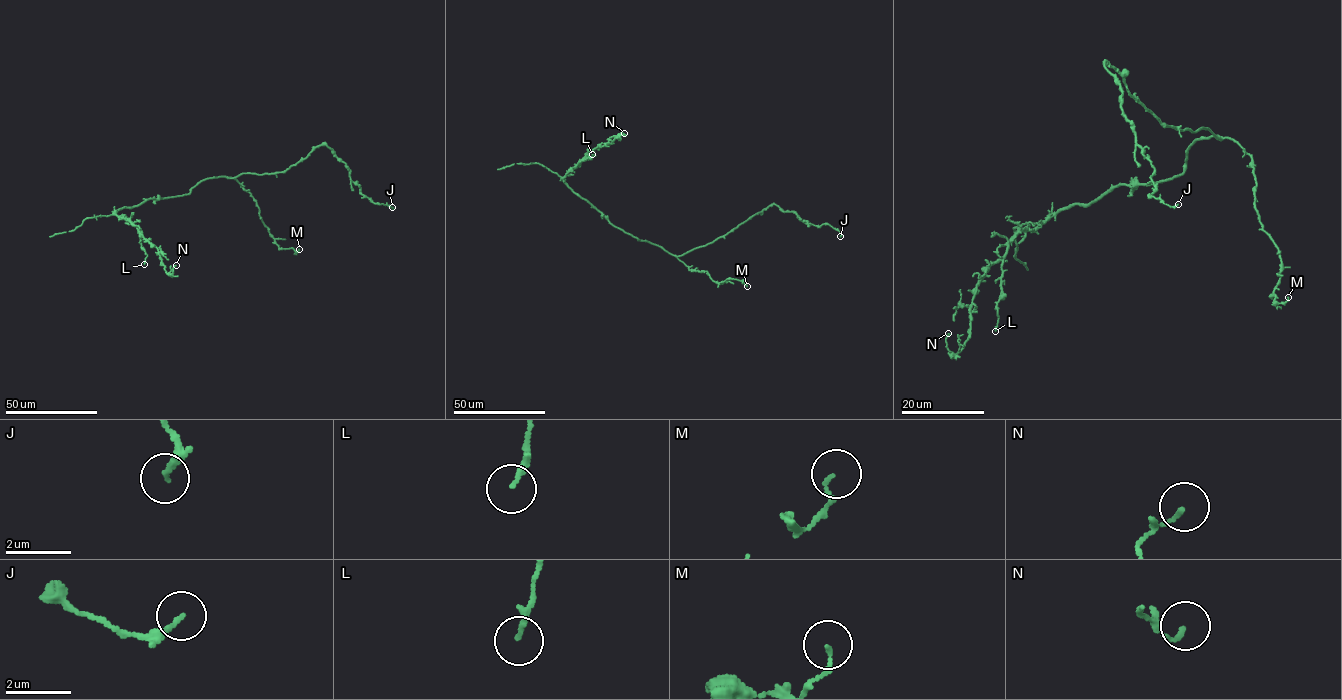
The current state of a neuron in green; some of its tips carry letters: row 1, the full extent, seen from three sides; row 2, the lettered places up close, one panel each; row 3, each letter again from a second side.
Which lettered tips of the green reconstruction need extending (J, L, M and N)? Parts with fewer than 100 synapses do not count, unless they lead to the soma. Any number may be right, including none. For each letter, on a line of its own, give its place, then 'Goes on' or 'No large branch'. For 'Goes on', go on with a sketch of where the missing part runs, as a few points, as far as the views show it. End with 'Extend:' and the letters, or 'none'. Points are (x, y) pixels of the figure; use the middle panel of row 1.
J: Place: (840, 236). No large branch
L: Place: (592, 154). No large branch
M: Place: (747, 286). No large branch
N: Place: (624, 133). No large branch
Extend: none

